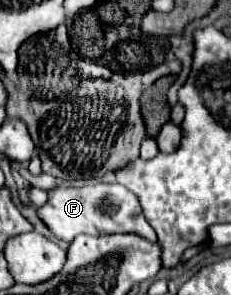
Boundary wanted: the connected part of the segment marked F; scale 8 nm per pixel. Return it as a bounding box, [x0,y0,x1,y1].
[37,182,157,244]

